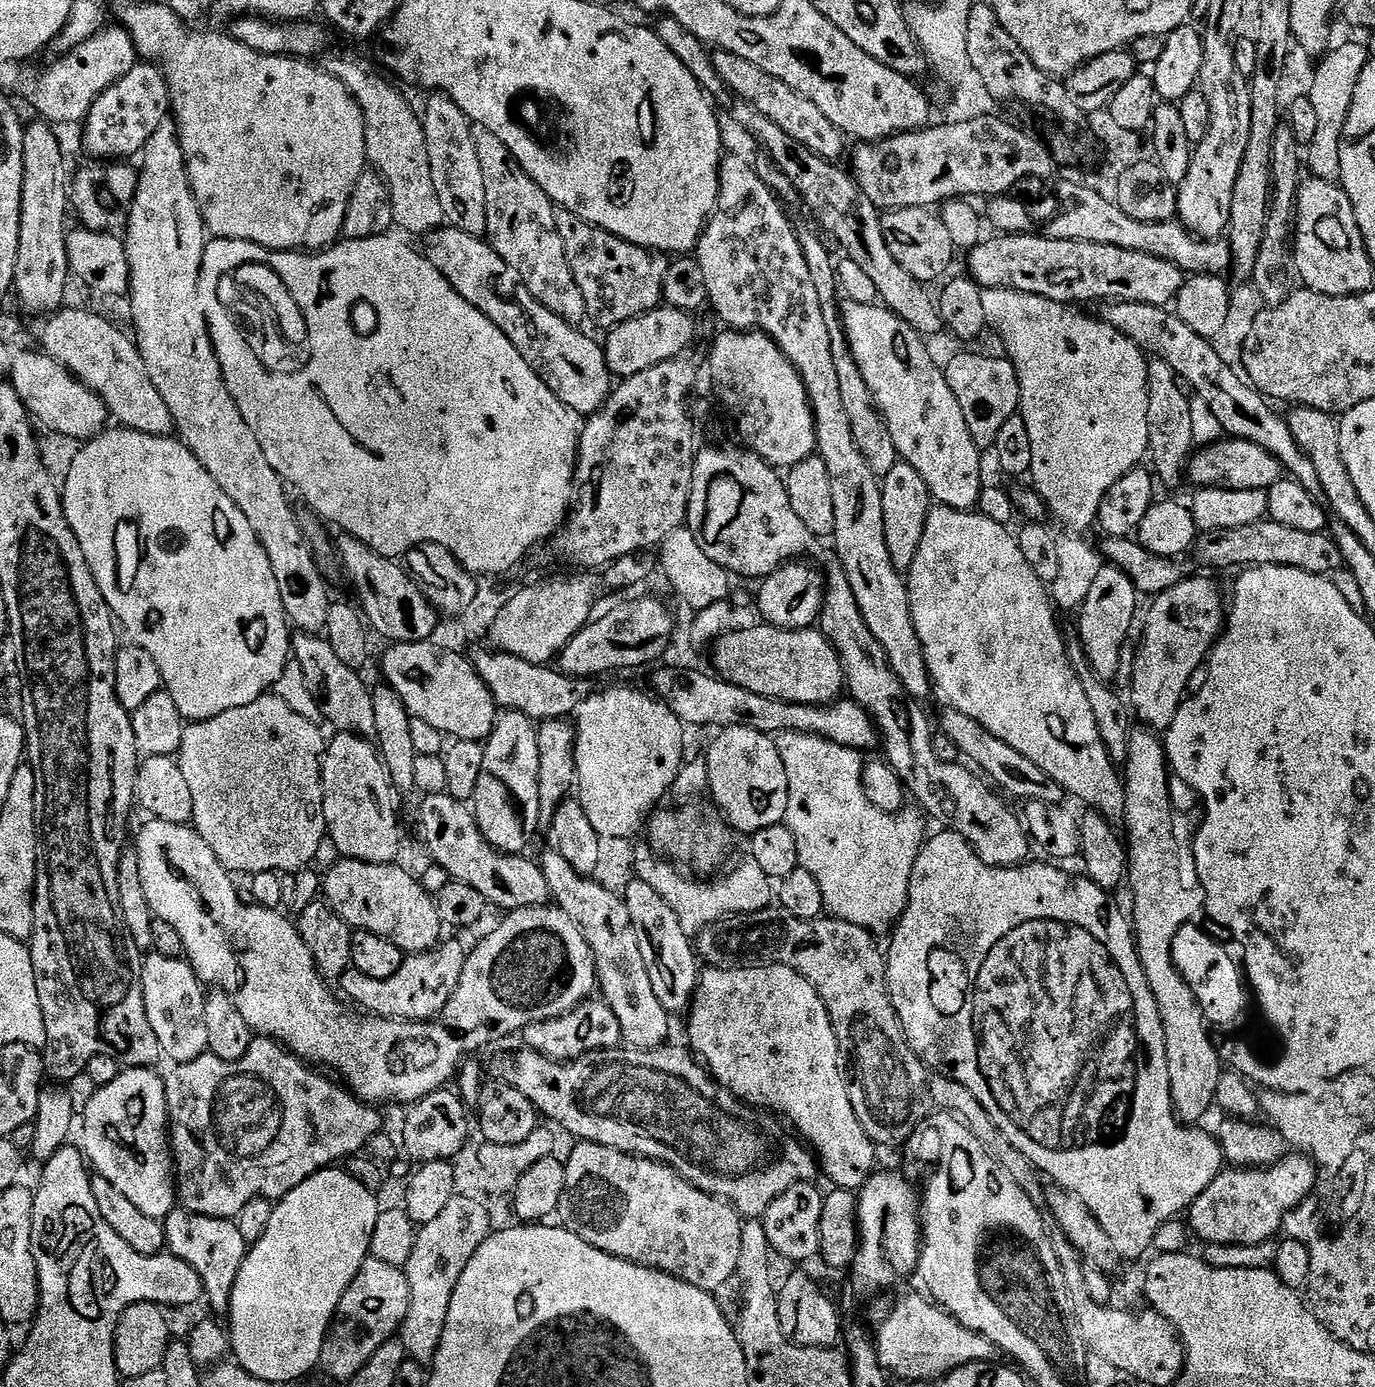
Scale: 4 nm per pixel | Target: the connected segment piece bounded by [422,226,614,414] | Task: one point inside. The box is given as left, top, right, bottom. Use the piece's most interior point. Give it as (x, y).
(573, 367)

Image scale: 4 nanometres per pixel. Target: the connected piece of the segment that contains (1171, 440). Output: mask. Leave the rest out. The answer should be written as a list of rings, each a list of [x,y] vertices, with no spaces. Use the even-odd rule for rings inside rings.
[[[1151,359],[1148,363],[1147,426],[1149,457],[1154,462],[1157,479],[1168,486],[1183,481],[1187,462],[1195,447],[1191,429],[1191,399],[1182,392],[1176,372],[1165,360]]]

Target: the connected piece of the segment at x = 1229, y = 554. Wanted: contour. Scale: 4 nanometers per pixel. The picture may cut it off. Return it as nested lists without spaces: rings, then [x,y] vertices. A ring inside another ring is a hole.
[[[1263,520],[1258,523],[1251,523],[1250,526],[1231,528],[1230,530],[1201,533],[1196,540],[1195,549],[1200,554],[1199,562],[1206,568],[1245,568],[1258,565],[1286,565],[1288,568],[1304,569],[1307,573],[1328,576],[1332,571],[1343,567],[1341,552],[1338,550],[1335,541],[1327,536],[1327,533],[1300,531],[1281,521]]]

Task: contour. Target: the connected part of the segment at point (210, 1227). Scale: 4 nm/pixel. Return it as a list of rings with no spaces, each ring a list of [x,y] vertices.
[[[174,1210],[163,1221],[167,1251],[189,1263],[201,1276],[204,1296],[216,1312],[227,1313],[232,1299],[232,1287],[244,1257],[248,1255],[249,1241],[244,1241],[240,1228],[232,1220],[219,1220],[216,1216],[201,1216]]]

